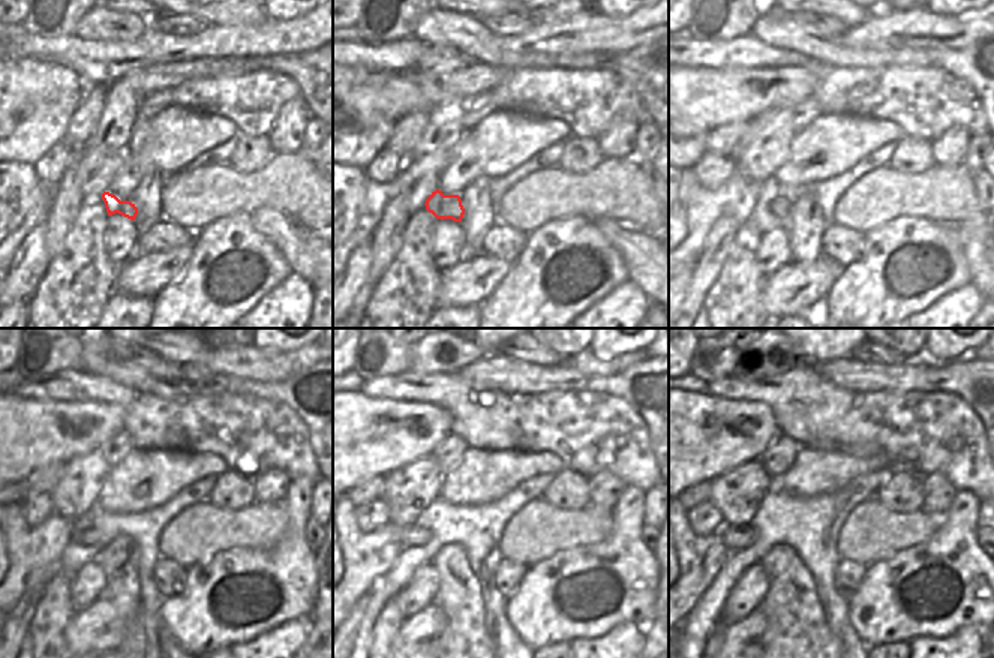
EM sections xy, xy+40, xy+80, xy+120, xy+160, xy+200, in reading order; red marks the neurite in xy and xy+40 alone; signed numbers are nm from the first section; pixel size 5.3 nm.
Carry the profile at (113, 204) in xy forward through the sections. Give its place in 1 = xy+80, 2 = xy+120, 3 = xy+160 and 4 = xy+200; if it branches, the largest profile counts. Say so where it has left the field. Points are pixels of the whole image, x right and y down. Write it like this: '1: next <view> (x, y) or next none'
1: next xy+80 (780, 207)
2: next xy+120 (81, 535)
3: next xy+160 (408, 535)
4: next xy+200 (733, 537)

